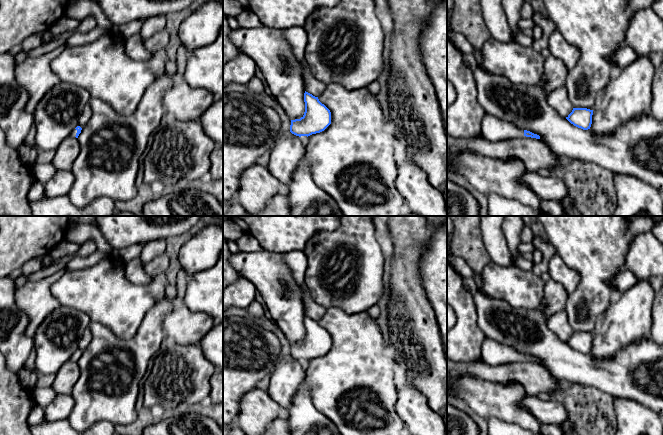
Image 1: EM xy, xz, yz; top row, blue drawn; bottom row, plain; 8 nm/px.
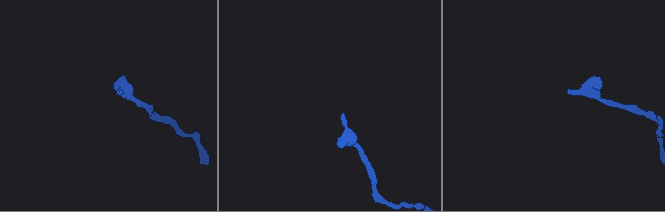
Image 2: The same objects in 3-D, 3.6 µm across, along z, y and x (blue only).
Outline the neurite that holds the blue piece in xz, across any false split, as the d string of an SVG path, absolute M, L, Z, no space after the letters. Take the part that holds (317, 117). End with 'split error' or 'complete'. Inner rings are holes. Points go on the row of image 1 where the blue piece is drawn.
M305 91L305 112L300 119L291 120L290 132L296 136L310 136L324 131L331 124L331 112L318 97Z | complete

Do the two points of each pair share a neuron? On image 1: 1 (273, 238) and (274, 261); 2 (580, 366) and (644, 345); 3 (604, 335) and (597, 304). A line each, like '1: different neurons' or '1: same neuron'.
1: different neurons
2: same neuron
3: different neurons

